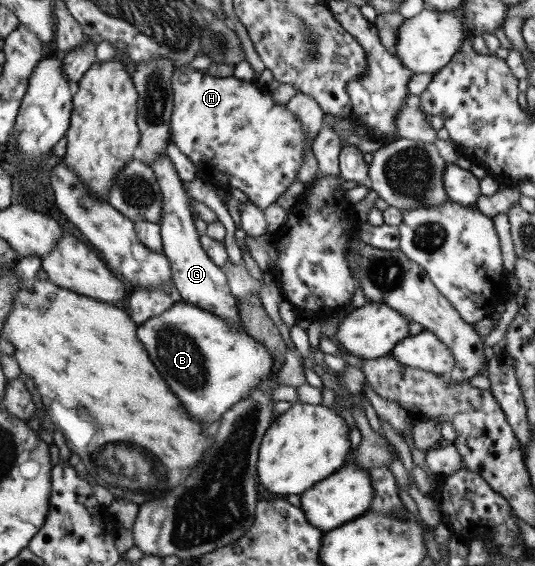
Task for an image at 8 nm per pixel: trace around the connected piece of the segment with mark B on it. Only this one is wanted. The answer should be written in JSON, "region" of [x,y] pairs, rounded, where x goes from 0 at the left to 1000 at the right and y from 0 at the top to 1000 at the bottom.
{"region":[[[344,530],[327,534],[303,555],[269,567],[269,572],[260,574],[258,592],[280,622],[284,636],[292,636],[292,650],[299,650],[307,671],[314,671],[314,678],[321,678],[321,689],[336,700],[336,707],[351,714],[351,728],[379,747],[413,742],[439,714],[462,703],[492,671],[510,664],[508,643],[514,633],[490,602],[460,583],[458,574],[436,574],[417,558]]]}

